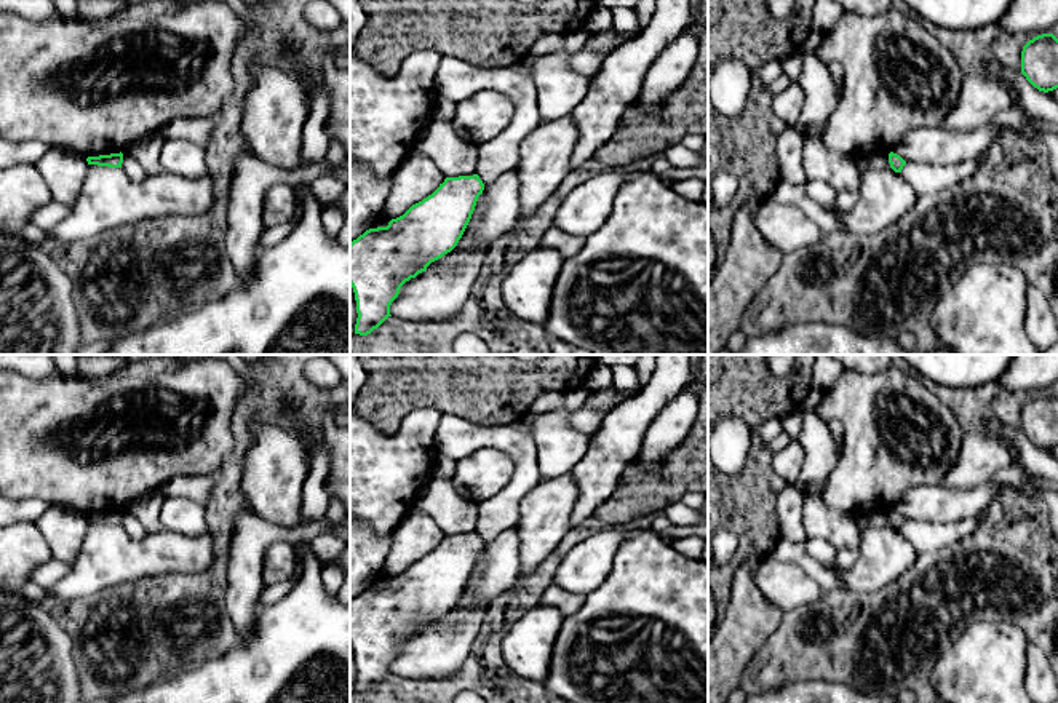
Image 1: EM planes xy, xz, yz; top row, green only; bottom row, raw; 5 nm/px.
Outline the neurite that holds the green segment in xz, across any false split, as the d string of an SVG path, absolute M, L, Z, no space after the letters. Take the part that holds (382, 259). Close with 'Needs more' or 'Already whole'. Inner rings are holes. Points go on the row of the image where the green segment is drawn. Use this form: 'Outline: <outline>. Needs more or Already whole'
Outline: M478 174L446 177L440 187L412 205L387 227L369 228L350 243L350 286L356 300L355 334L368 336L390 315L390 305L401 286L451 252L462 238L484 184Z. Already whole

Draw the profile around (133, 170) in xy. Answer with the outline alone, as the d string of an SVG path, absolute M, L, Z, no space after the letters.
M123 153L121 169L131 181L142 181L144 177L147 177L145 171L139 165L139 161L128 153Z

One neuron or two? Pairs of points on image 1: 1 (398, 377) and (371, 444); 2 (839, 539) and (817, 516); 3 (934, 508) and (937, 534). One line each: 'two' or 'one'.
1: two
2: one
3: two

